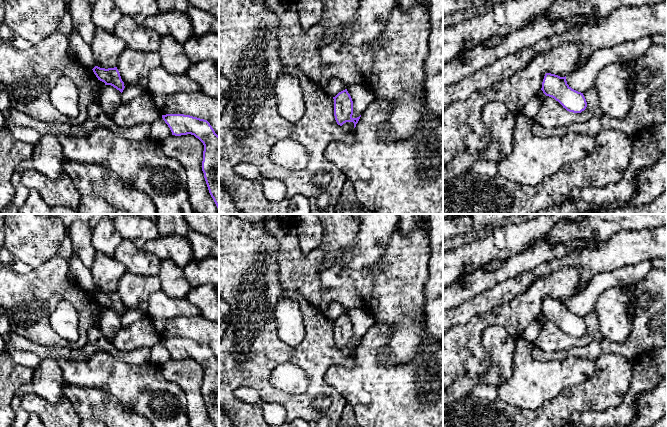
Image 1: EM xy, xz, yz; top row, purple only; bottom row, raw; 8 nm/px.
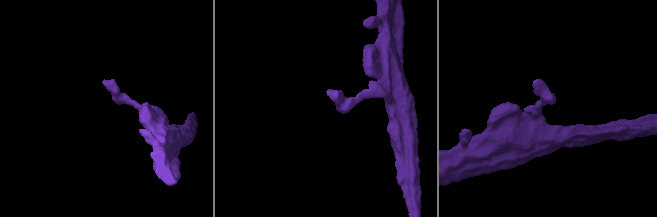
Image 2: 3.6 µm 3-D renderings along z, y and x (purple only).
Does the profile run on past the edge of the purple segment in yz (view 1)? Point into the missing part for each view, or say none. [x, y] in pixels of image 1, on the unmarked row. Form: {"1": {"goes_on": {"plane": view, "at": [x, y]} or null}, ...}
{"1": {"goes_on": null}}

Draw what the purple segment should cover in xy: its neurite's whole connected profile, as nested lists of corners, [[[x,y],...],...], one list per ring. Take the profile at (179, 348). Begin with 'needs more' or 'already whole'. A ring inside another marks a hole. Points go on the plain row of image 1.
already whole | [[[184,338],[162,339],[172,359],[191,358],[204,369],[202,395],[211,421],[219,427],[219,360],[207,344]]]

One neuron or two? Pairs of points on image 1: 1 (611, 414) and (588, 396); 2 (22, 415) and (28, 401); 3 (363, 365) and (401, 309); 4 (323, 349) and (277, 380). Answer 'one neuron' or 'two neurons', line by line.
1: two neurons
2: two neurons
3: two neurons
4: two neurons

